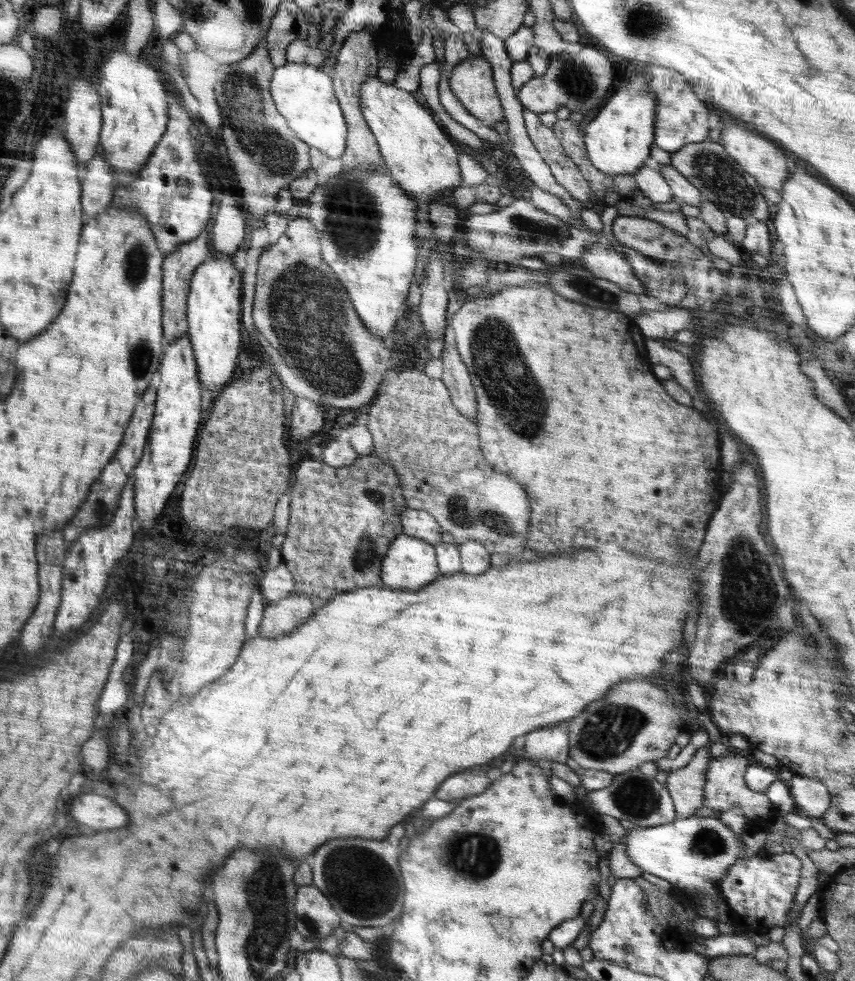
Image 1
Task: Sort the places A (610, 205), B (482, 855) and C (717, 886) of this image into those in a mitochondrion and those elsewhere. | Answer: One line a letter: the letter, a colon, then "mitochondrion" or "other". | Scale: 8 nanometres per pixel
A: other
B: mitochondrion
C: other

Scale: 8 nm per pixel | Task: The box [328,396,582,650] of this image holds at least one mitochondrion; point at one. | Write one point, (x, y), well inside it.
(464, 511)

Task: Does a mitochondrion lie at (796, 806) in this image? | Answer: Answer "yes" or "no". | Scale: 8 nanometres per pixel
no

